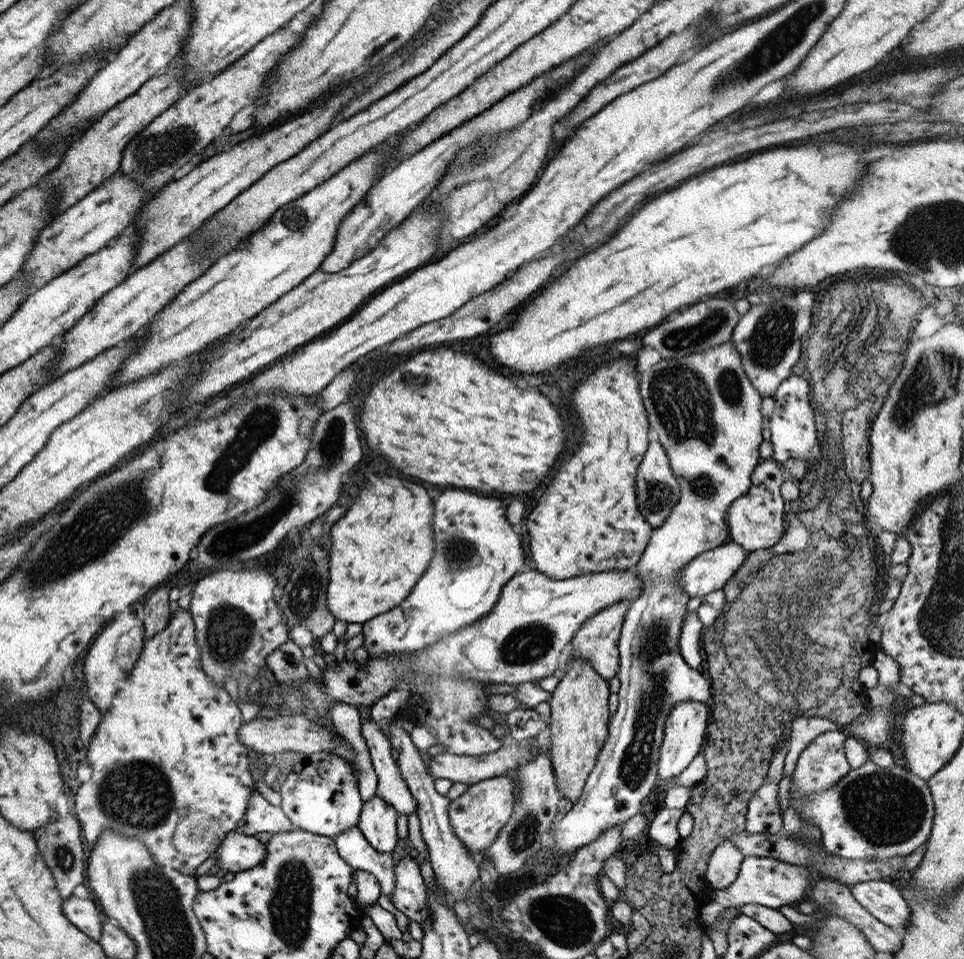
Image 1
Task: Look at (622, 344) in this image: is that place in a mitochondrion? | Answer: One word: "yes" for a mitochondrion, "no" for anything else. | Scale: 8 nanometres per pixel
no

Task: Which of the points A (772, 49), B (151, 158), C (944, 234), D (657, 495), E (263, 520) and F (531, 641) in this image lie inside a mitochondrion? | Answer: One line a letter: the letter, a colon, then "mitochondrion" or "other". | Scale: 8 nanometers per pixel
A: mitochondrion
B: mitochondrion
C: mitochondrion
D: mitochondrion
E: mitochondrion
F: mitochondrion

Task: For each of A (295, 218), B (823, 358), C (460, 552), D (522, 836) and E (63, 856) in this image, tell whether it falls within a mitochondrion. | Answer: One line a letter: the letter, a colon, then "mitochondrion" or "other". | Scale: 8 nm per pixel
A: mitochondrion
B: other
C: mitochondrion
D: mitochondrion
E: mitochondrion

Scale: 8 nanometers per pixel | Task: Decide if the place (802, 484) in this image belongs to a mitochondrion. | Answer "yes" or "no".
no

